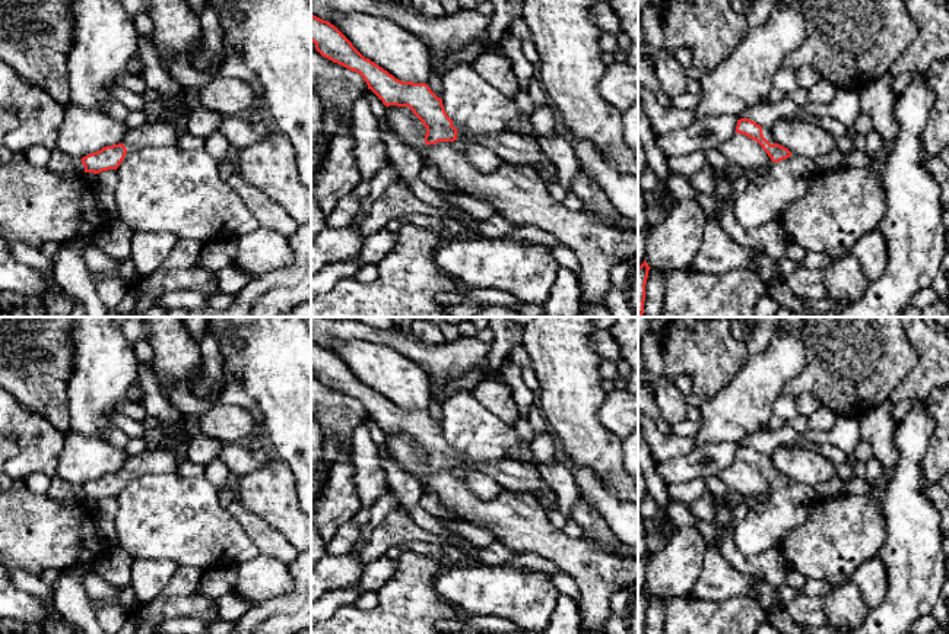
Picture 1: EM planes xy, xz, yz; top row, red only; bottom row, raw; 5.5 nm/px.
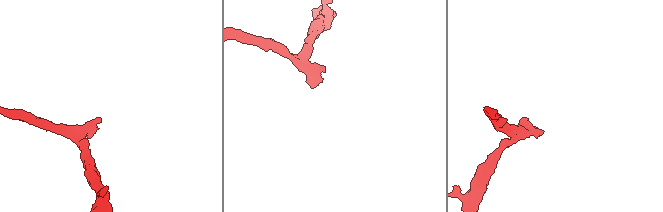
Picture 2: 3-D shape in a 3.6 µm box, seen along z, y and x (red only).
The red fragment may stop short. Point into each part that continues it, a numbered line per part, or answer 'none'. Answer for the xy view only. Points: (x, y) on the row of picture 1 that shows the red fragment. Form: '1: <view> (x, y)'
1: xy (161, 133)

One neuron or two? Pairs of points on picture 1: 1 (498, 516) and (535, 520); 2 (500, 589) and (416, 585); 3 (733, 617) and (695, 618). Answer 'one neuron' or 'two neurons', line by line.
1: one neuron
2: two neurons
3: one neuron

